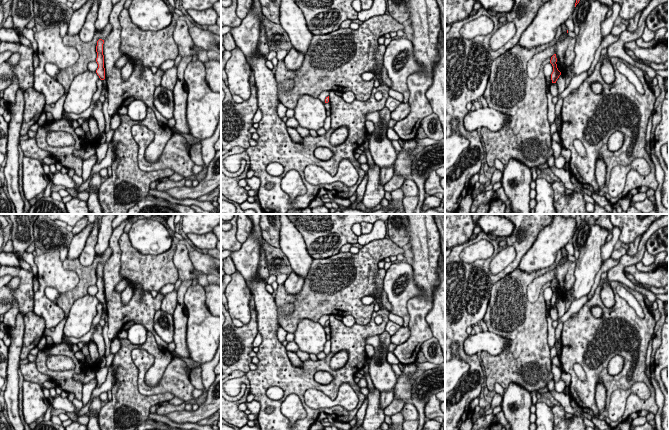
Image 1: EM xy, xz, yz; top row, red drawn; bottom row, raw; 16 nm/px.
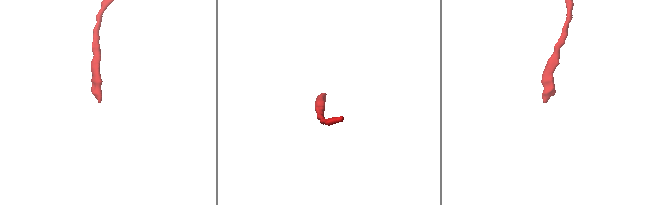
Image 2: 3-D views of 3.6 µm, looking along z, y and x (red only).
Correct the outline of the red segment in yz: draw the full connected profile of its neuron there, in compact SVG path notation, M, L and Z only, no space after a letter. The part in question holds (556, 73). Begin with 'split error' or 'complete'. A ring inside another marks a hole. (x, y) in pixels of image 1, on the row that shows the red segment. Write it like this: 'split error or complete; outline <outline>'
complete; outline M554 54L552 57L551 57L551 60L550 60L550 63L552 64L553 66L553 72L551 74L551 80L552 80L552 83L556 83L557 79L559 78L559 76L561 75L561 72L558 70L557 68L557 58L556 58L556 54Z

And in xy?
complete; outline M99 39L97 41L97 46L96 46L96 52L97 52L96 62L98 64L98 68L96 70L96 73L101 80L105 79L103 44L104 44L104 40Z

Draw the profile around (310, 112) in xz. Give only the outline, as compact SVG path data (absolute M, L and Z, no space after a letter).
M303 95L298 99L294 109L294 118L301 127L317 131L323 128L326 117L327 114L324 103L318 98Z

